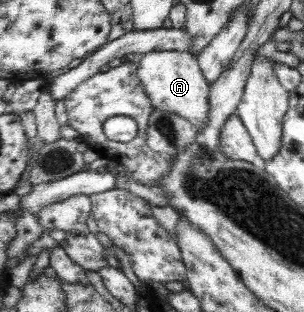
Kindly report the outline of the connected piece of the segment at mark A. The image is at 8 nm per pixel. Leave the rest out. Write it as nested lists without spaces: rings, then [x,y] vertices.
[[[158,50],[138,56],[138,74],[153,108],[165,109],[183,116],[199,130],[206,119],[209,85],[205,83],[197,59],[191,52]]]

